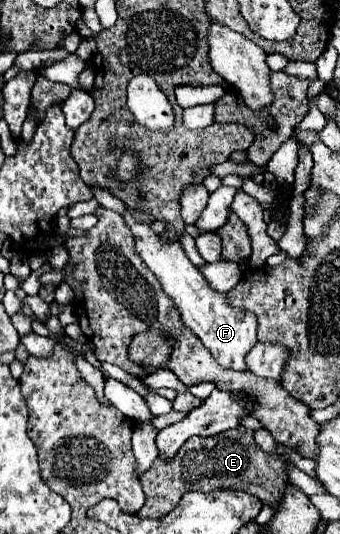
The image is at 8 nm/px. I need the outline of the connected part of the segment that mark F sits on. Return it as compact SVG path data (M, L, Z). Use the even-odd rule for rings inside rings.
M131 211L133 215L125 215L125 223L129 225L131 233L135 235L135 247L137 253L143 255L147 267L155 273L159 283L163 285L163 291L173 299L175 307L181 313L183 323L201 339L201 343L211 351L215 361L225 369L245 371L245 355L251 351L251 347L257 343L257 319L251 313L233 309L227 305L225 295L213 291L209 283L203 279L199 269L187 259L183 247L179 243L167 243L159 239L159 233L151 231L147 227L153 217L149 213Z

